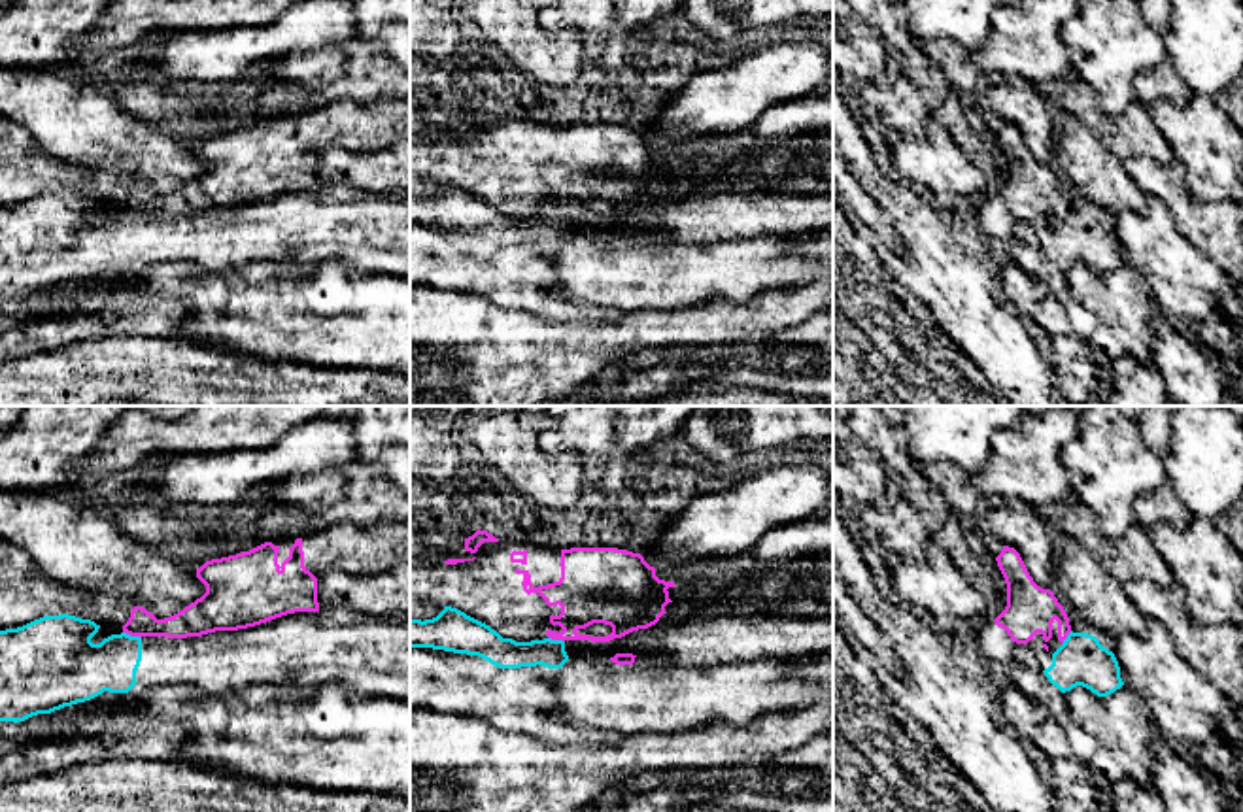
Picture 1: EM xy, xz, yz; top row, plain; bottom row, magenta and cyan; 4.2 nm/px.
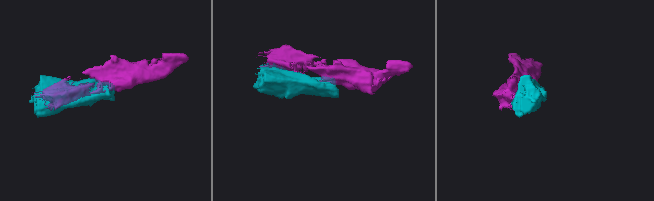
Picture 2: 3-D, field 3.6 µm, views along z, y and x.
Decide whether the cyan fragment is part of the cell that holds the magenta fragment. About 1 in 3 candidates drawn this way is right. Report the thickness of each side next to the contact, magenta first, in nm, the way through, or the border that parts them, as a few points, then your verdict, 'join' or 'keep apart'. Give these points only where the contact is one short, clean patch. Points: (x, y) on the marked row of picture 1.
120/240 nm | keep apart

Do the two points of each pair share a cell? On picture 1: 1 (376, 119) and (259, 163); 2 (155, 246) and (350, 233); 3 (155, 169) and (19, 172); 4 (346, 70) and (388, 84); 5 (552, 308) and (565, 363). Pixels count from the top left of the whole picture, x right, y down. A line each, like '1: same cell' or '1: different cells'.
1: same cell
2: same cell
3: different cells
4: same cell
5: different cells

